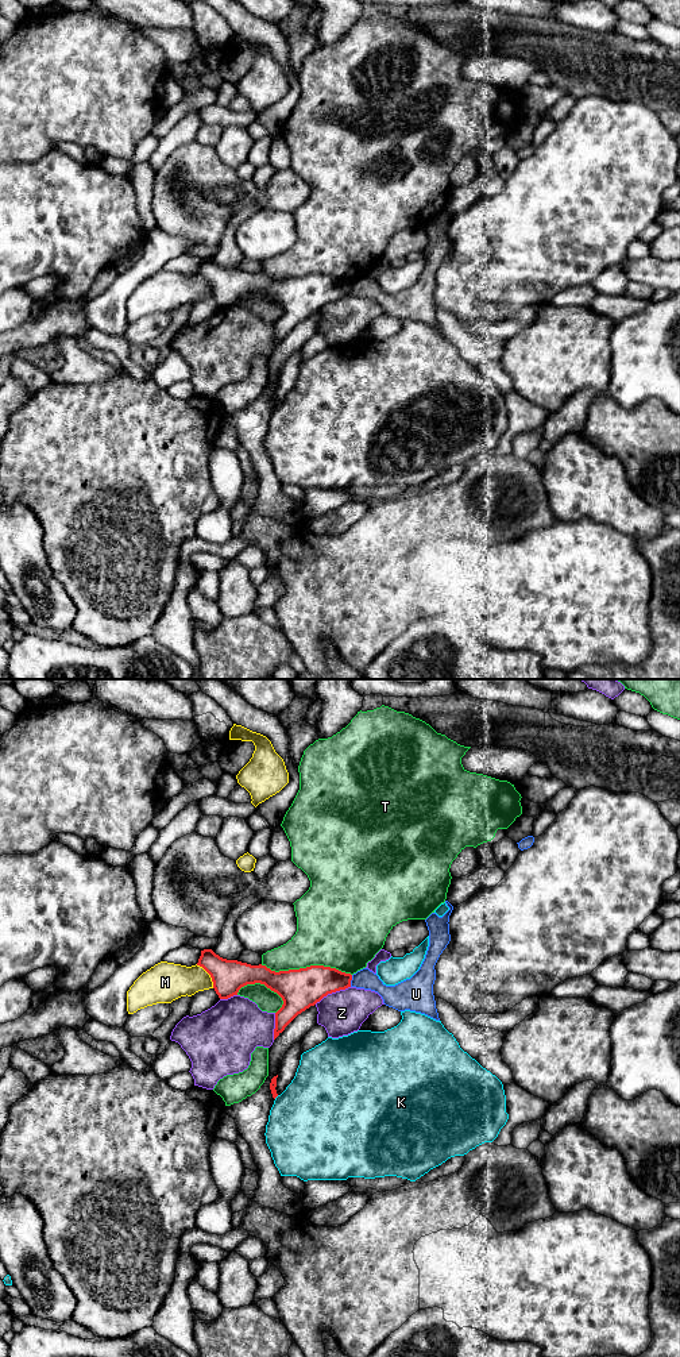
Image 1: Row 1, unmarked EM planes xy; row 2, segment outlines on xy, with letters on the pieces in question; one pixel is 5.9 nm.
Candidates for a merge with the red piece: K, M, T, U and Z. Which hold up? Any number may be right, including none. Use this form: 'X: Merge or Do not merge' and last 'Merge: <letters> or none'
K: Do not merge
M: Do not merge
T: Do not merge
U: Do not merge
Z: Do not merge
Merge: none

